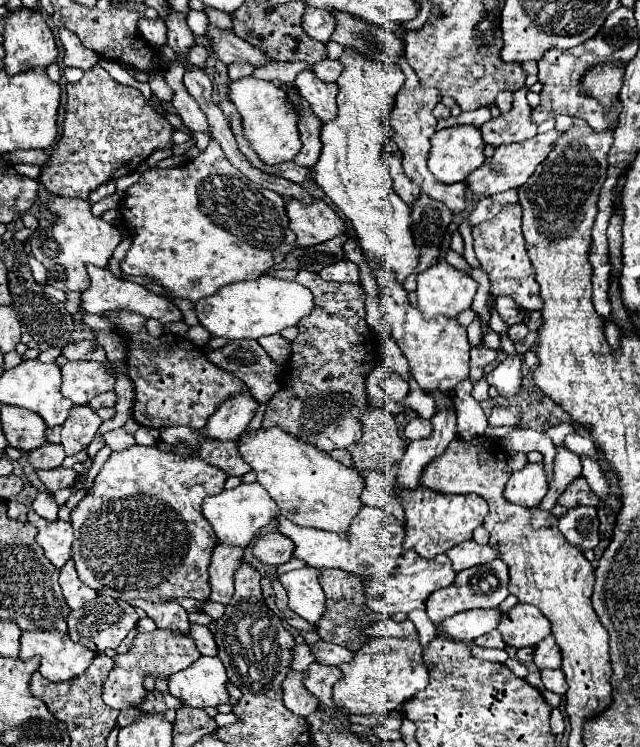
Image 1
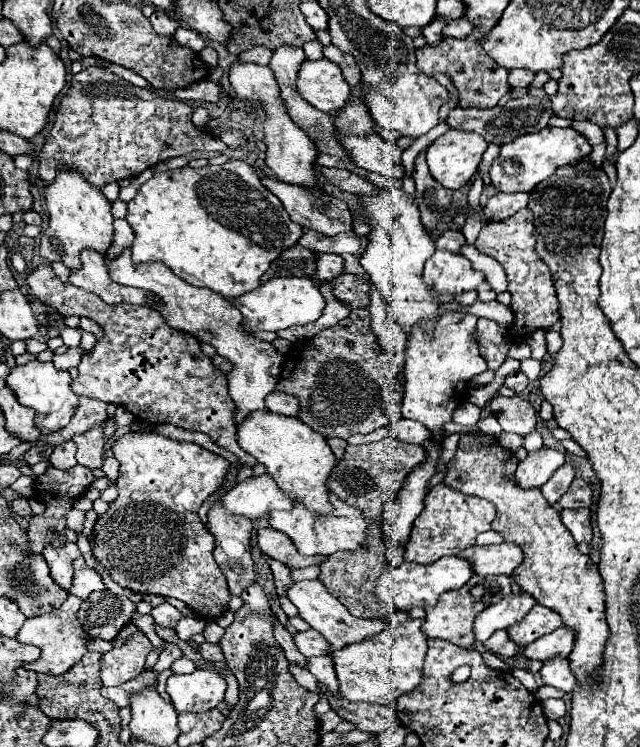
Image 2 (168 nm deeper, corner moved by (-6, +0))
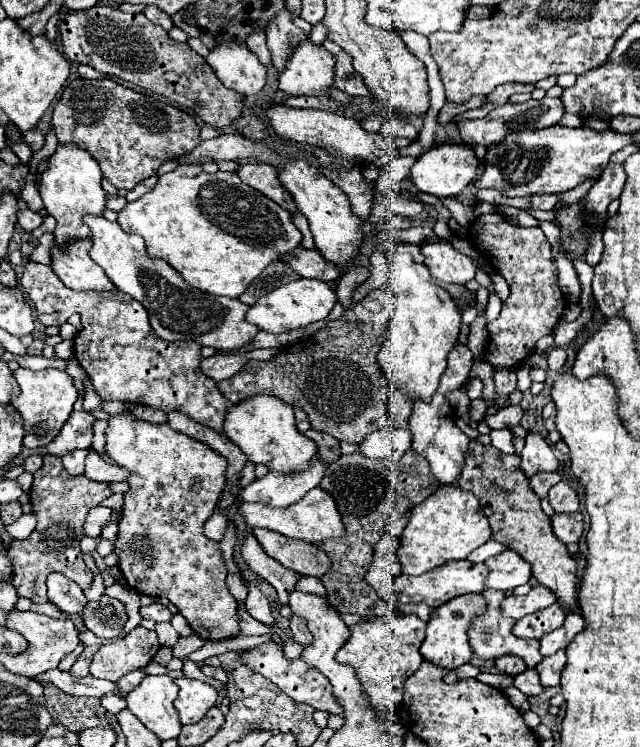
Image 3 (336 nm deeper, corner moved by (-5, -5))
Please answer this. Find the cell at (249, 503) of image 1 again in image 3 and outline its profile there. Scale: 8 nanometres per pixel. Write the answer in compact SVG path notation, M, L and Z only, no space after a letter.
M314 455L310 467L298 473L278 473L270 471L266 477L252 481L246 489L240 491L240 499L250 503L264 503L270 507L288 507L302 499L310 489L318 487L326 471L326 463L320 455Z

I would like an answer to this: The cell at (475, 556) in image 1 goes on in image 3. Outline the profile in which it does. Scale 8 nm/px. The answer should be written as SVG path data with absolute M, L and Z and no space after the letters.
M506 549L502 555L490 557L486 561L486 565L490 569L486 587L490 587L490 589L512 591L518 585L528 583L532 577L530 565L512 549Z

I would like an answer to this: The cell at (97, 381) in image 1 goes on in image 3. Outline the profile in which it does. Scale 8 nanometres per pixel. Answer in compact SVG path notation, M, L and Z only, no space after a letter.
M28 263L24 267L20 285L28 293L28 297L34 301L38 319L42 325L56 325L60 327L66 323L66 319L72 313L78 313L82 319L82 329L74 337L74 357L88 373L90 381L96 387L96 393L104 401L134 401L142 405L150 405L156 409L162 409L166 413L174 409L182 409L188 417L196 419L202 425L208 425L216 431L222 431L222 423L226 417L226 409L232 405L216 387L212 379L206 379L206 375L200 373L200 347L194 341L174 341L168 343L164 339L158 339L154 329L148 323L148 313L136 299L130 299L130 295L124 295L122 291L72 291L66 287L58 275L52 271L50 265L40 263Z

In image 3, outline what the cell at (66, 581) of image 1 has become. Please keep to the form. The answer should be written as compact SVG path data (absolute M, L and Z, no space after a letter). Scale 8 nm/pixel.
M44 455L44 465L34 473L34 483L30 489L30 505L38 523L32 535L24 541L12 541L8 547L8 559L12 561L14 587L20 597L30 599L32 603L43 604L47 597L46 577L51 572L62 573L68 579L76 581L84 591L92 583L92 571L84 563L80 551L80 539L84 537L84 521L92 507L100 505L106 497L112 495L108 483L98 483L86 475L70 475L58 455Z

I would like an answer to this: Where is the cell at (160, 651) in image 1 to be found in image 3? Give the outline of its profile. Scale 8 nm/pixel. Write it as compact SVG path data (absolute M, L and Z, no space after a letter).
M138 625L120 641L102 645L98 649L90 665L90 675L96 679L118 681L126 673L150 663L158 649L160 643L156 631L148 631Z

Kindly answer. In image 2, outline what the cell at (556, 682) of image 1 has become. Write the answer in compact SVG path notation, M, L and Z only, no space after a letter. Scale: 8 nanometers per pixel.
M553 658L551 662L545 662L541 668L541 678L545 684L559 688L563 692L571 692L577 684L575 676L569 670L569 660L567 658Z

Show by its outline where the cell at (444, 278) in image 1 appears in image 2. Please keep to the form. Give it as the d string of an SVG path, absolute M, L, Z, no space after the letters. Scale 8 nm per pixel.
M435 250L425 264L423 280L433 286L437 294L459 296L463 292L477 290L477 286L485 282L485 274L475 270L463 254Z

